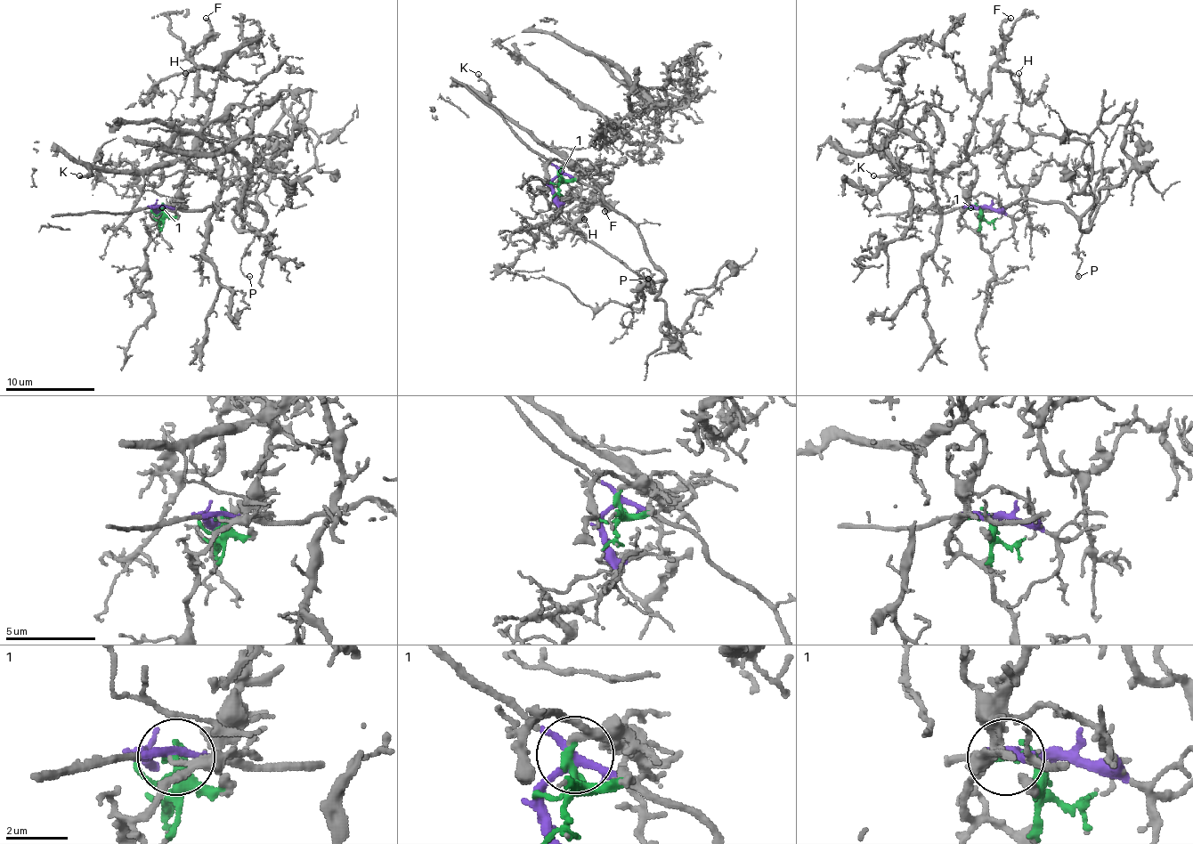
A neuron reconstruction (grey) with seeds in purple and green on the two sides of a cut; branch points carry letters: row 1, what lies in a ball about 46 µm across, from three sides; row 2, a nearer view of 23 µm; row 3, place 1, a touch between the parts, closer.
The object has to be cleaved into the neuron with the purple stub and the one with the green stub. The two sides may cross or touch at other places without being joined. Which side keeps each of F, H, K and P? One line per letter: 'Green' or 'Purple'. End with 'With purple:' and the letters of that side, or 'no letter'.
F: Green
H: Purple
K: Green
P: Purple
With purple: H, P

